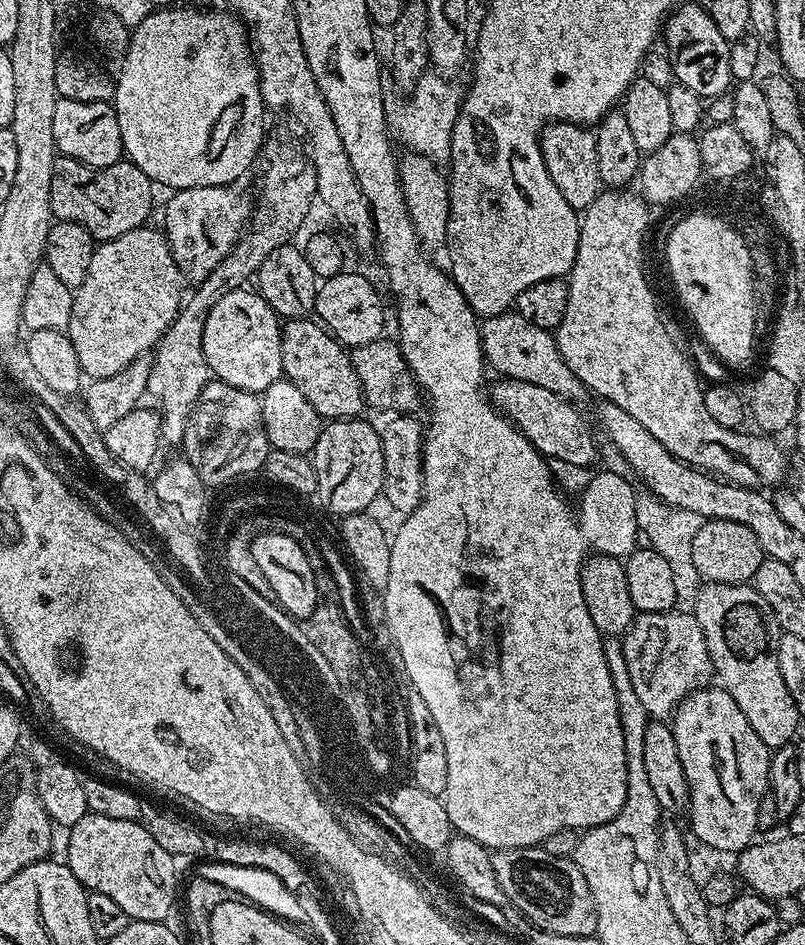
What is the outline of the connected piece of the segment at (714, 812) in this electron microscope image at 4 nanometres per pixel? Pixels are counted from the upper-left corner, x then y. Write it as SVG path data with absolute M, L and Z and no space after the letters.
M701 686L691 692L676 707L671 717L674 742L678 742L678 758L682 758L682 770L686 774L686 782L690 786L690 802L686 813L692 819L692 832L708 848L716 852L733 852L739 854L753 843L758 829L758 806L762 798L769 795L768 762L770 749L764 745L762 738L754 734L750 722L746 722L746 714L738 710L738 702L730 698L724 687Z

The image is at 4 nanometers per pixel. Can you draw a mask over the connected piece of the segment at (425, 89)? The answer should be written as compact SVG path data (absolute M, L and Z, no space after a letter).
M431 74L421 76L415 88L411 89L409 96L412 97L397 112L394 110L388 112L388 126L395 139L397 141L400 139L408 147L409 153L425 156L433 164L444 166L452 158L452 131L456 119L460 116L462 92L448 81L451 79L440 74L434 75L436 76Z

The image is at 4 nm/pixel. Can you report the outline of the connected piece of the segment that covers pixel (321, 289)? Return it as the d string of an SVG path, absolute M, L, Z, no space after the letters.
M342 271L317 287L315 315L341 344L349 349L360 348L385 335L384 304L376 292L379 292L377 285L371 284L367 275Z

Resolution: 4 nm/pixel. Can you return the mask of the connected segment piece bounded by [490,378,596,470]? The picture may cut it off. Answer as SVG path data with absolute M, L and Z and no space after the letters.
M497 379L497 384L490 388L492 405L507 416L521 434L534 445L541 456L552 462L566 462L571 468L587 470L596 460L596 440L592 437L592 428L584 421L584 416L579 412L577 405L564 396L554 394L554 390L546 390L546 386L538 386L534 382L525 380Z

